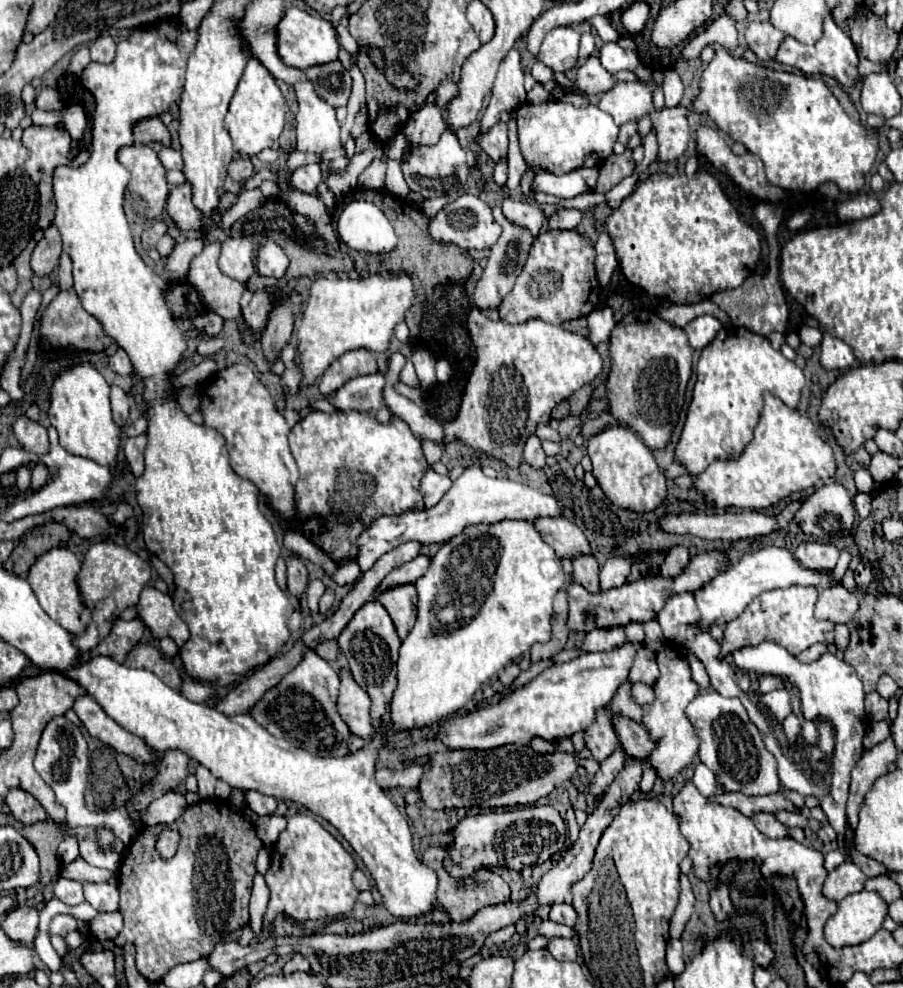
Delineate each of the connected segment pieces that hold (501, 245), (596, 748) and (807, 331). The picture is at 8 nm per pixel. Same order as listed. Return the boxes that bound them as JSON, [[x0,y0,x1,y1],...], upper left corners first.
[[474,206,534,310],[584,710,618,762],[798,326,822,348]]

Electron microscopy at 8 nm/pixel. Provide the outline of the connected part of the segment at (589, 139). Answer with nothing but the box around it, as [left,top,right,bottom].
[518,100,618,174]

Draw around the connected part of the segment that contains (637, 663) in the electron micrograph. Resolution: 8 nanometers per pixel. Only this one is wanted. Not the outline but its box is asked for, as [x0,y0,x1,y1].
[628,648,658,686]

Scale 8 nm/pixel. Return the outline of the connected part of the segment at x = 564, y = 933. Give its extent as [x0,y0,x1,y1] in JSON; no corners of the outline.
[540,920,576,938]

